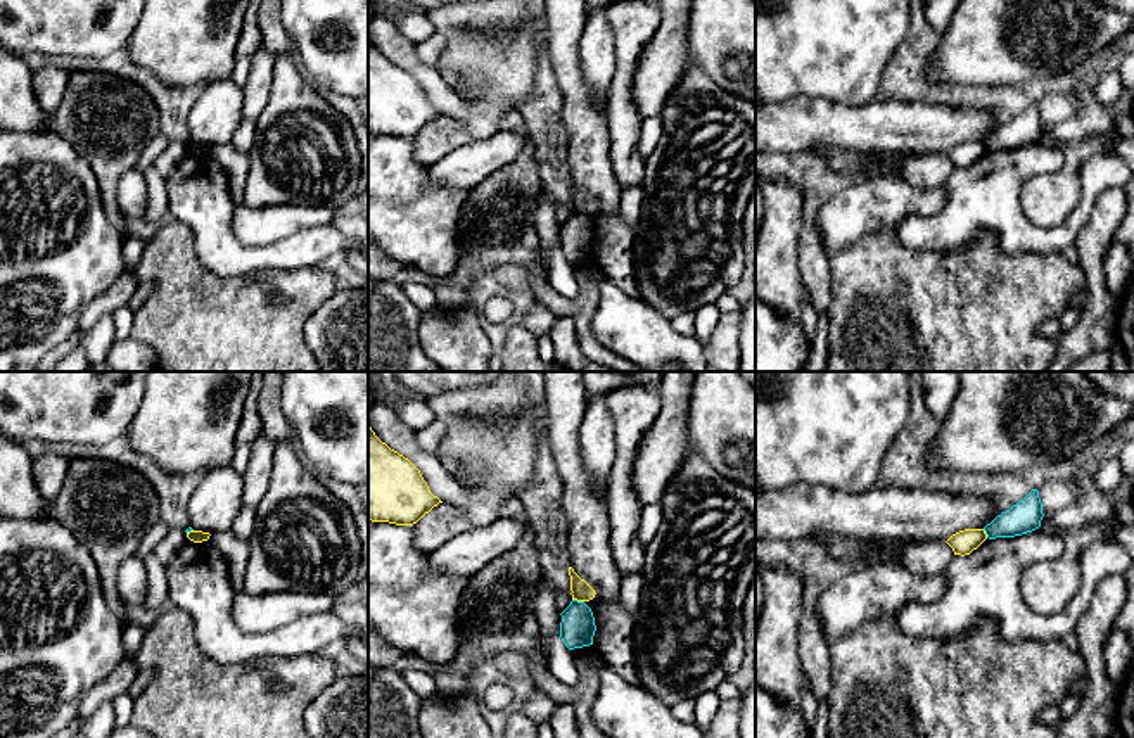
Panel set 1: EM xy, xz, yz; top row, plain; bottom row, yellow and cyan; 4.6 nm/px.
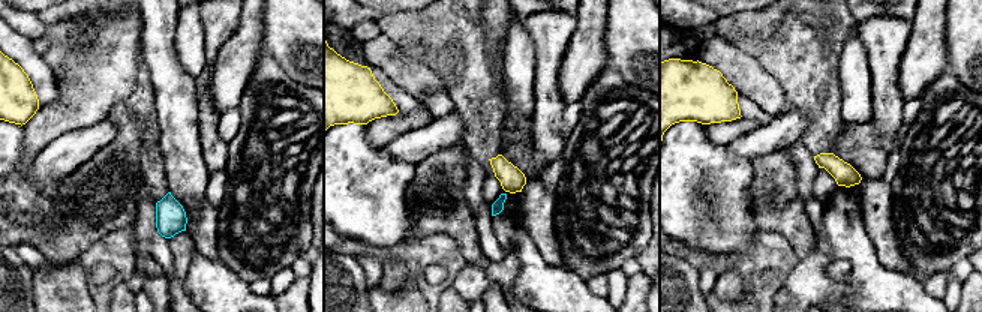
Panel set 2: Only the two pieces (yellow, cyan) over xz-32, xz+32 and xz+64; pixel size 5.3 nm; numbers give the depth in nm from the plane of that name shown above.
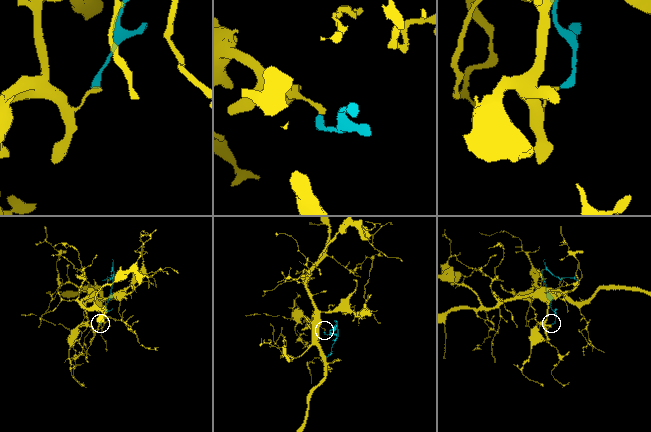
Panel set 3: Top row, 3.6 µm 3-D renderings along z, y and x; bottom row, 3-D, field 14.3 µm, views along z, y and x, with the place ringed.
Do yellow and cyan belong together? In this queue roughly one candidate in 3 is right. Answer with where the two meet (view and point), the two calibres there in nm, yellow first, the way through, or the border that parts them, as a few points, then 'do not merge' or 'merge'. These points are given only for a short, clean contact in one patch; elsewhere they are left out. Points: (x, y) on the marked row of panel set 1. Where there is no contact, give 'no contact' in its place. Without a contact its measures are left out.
contact xz (578, 600); calibres 90 and 160 nm; border xz (573, 598), (583, 602); do not merge

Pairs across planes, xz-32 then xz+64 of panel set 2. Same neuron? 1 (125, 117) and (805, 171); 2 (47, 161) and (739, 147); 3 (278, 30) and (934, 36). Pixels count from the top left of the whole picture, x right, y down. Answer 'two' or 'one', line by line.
1: two
2: one
3: two

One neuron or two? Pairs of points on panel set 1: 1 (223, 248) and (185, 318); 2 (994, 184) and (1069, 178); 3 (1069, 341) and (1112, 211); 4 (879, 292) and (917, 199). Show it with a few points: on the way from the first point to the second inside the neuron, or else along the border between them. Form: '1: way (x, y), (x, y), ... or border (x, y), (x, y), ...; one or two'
1: border (192, 237), (196, 258), (210, 272), (251, 273); two
2: border (1063, 163), (1025, 184), (1022, 209), (1032, 222); two
3: way (1095, 310), (1095, 244); one
4: border (892, 225), (870, 232), (853, 244); two

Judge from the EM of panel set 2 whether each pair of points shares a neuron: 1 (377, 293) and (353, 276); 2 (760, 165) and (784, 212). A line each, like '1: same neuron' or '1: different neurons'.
1: different neurons
2: same neuron

